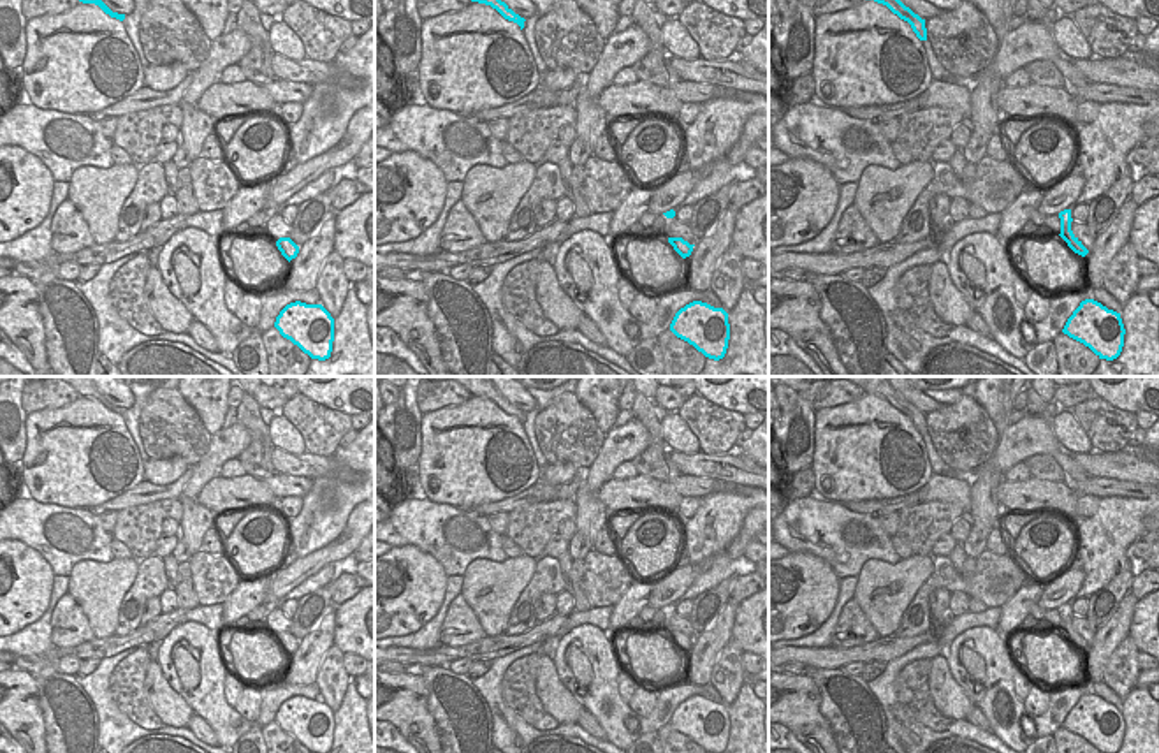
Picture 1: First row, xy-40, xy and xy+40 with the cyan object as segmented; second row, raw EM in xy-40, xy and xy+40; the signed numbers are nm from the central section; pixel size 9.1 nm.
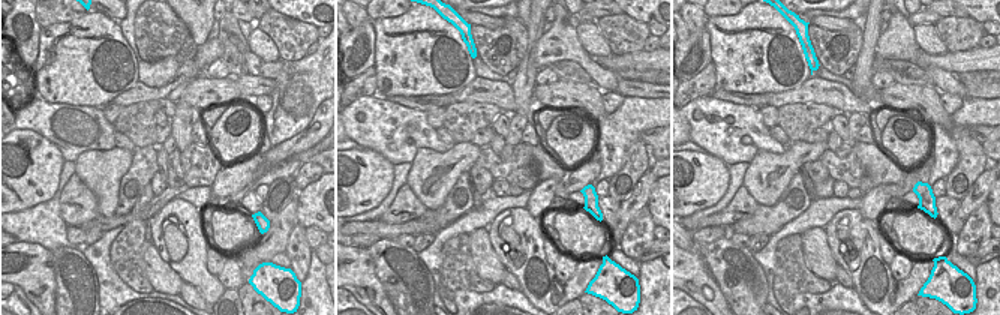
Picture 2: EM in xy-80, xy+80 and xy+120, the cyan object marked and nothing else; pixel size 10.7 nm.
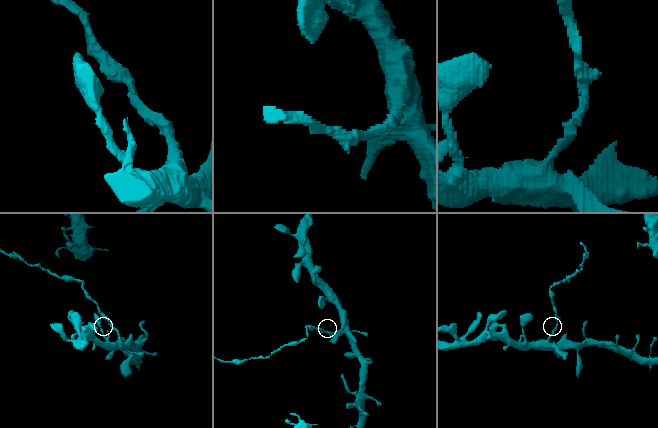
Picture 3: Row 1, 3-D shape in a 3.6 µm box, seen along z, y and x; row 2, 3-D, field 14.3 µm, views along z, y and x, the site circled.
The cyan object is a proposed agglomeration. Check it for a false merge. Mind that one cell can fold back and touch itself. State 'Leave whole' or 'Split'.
Split

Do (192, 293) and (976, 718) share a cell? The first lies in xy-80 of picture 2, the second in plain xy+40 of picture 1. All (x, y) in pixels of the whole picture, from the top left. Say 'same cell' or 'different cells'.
same cell

